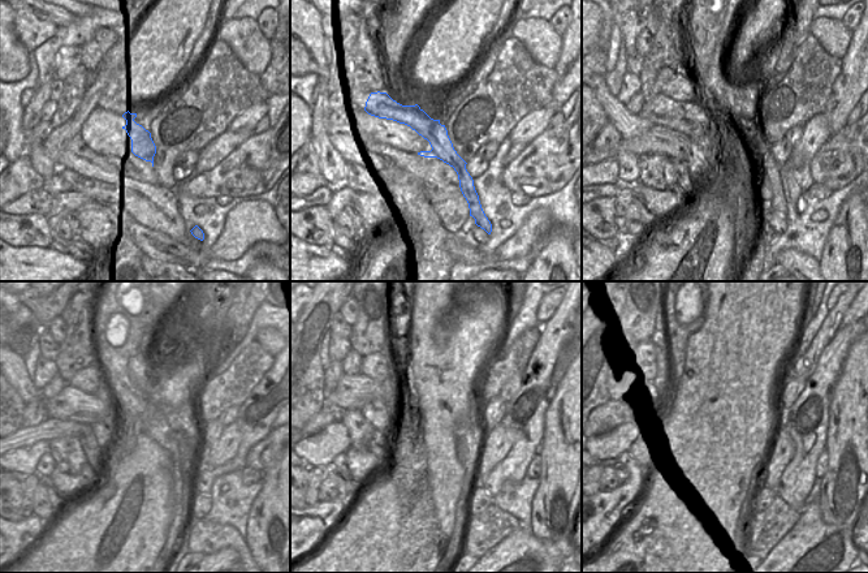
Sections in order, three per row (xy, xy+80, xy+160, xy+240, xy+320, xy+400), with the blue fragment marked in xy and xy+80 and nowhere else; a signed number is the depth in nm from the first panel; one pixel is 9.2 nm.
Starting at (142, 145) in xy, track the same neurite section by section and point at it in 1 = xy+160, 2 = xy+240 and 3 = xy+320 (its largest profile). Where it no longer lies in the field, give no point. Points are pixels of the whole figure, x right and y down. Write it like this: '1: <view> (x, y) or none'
1: xy+160 (691, 119)
2: xy+240 (72, 404)
3: xy+320 (346, 392)

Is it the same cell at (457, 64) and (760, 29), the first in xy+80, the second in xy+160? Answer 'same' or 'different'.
same

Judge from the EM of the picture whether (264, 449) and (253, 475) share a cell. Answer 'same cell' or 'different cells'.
same cell

